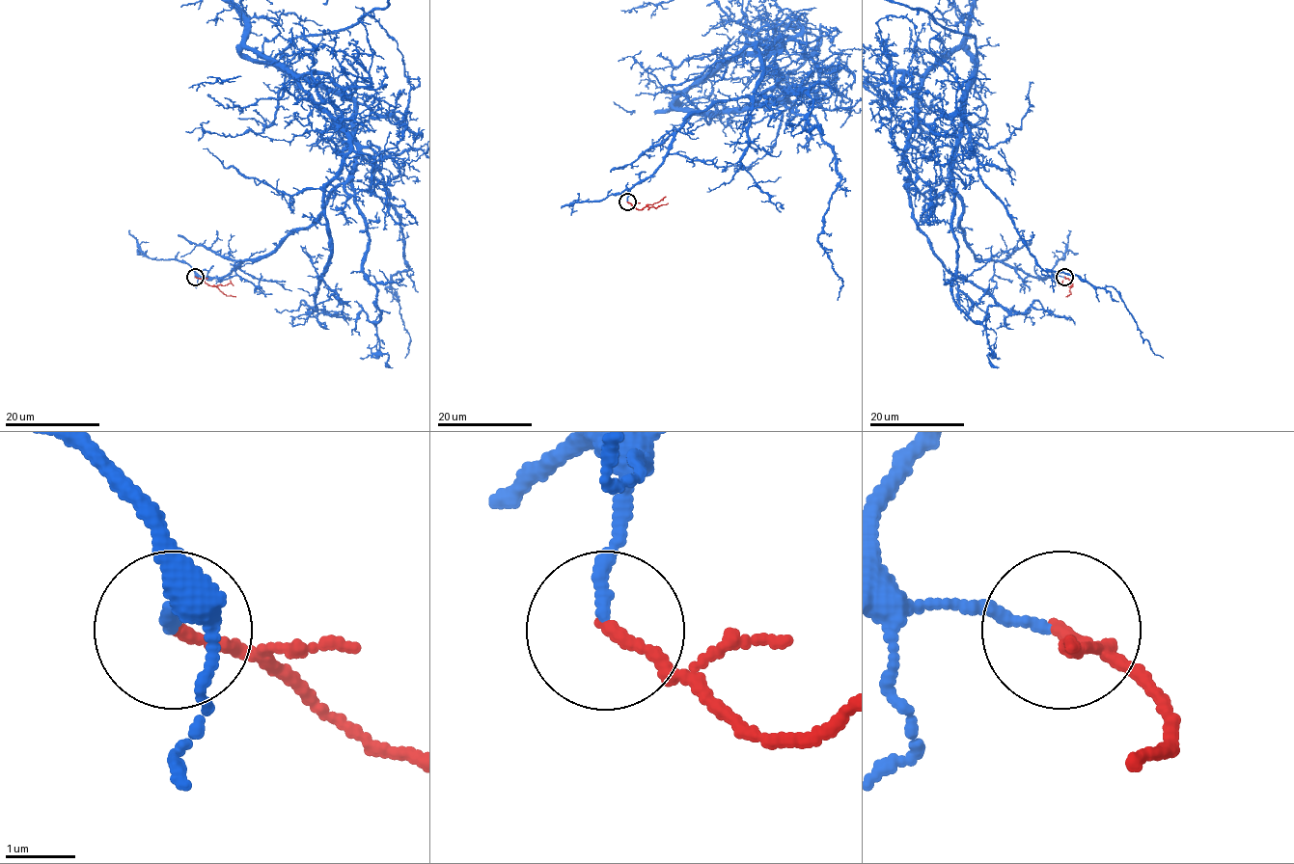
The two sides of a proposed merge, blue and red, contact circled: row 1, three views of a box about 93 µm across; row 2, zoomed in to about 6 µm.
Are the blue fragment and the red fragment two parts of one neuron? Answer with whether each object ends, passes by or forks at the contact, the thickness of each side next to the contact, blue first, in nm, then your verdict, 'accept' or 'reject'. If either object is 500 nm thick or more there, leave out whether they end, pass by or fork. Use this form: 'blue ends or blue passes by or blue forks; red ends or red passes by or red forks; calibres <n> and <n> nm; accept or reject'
blue ends; red ends; calibres 150 and 160 nm; accept

